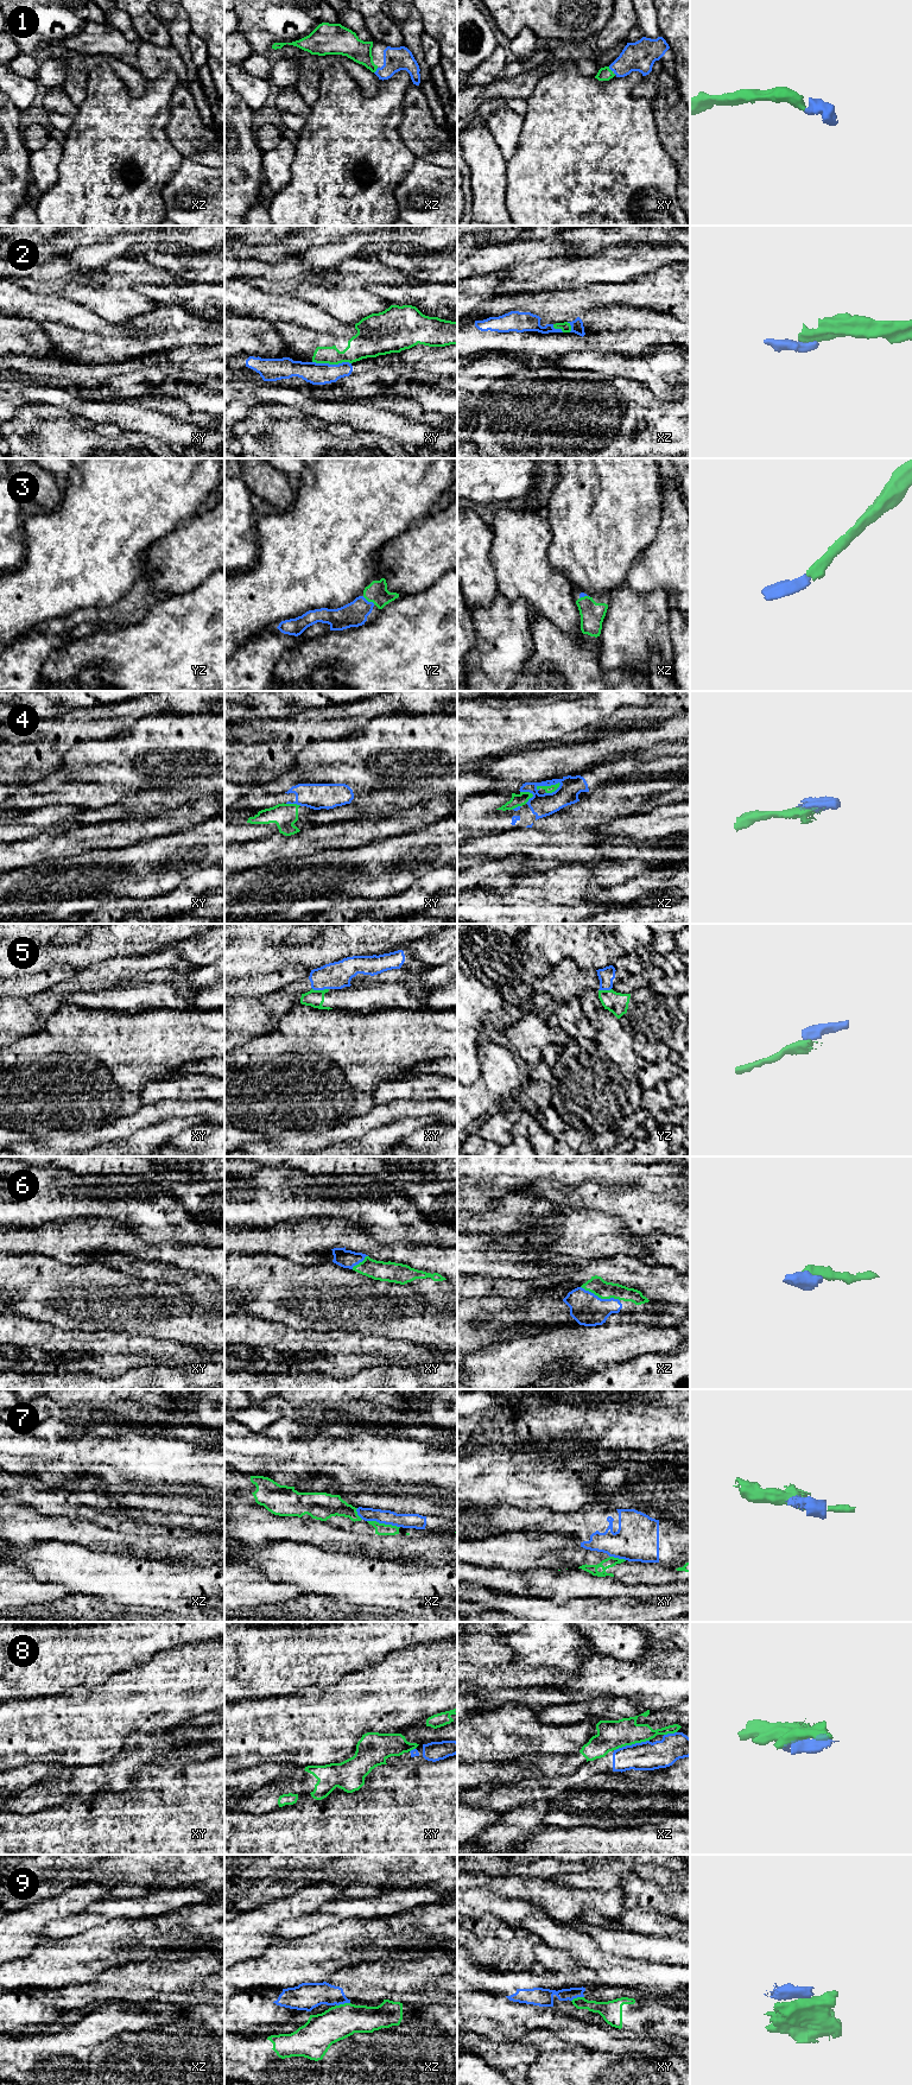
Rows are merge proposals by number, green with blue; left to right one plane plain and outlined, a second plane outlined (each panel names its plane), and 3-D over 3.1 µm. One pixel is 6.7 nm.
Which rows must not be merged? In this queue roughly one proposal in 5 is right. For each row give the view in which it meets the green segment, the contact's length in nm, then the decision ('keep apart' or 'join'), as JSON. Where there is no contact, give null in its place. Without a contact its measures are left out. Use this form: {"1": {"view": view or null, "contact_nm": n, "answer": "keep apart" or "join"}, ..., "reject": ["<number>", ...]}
{"1": {"view": "xz", "contact_nm": 50, "answer": "join"}, "2": {"view": "xy", "contact_nm": 260, "answer": "keep apart"}, "3": {"view": "yz", "contact_nm": 100, "answer": "join"}, "4": {"view": "xz", "contact_nm": 180, "answer": "keep apart"}, "5": {"view": "xy", "contact_nm": 110, "answer": "keep apart"}, "6": {"view": "xz", "contact_nm": 280, "answer": "join"}, "7": {"view": "xz", "contact_nm": 220, "answer": "keep apart"}, "8": {"view": "xz", "contact_nm": 260, "answer": "keep apart"}, "9": {"view": "xz", "contact_nm": 100, "answer": "keep apart"}, "reject": ["2", "4", "5", "7", "8", "9"]}

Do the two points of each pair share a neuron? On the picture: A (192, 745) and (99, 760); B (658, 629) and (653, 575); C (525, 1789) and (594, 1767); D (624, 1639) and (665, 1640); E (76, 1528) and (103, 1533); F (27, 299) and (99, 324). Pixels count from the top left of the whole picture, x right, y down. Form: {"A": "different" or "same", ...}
{"A": "same", "B": "different", "C": "same", "D": "different", "E": "different", "F": "same"}

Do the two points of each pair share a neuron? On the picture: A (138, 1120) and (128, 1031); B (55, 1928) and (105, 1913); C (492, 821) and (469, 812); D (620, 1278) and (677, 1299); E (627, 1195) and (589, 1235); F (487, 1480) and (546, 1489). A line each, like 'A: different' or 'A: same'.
A: different
B: same
C: same
D: same
E: different
F: same

